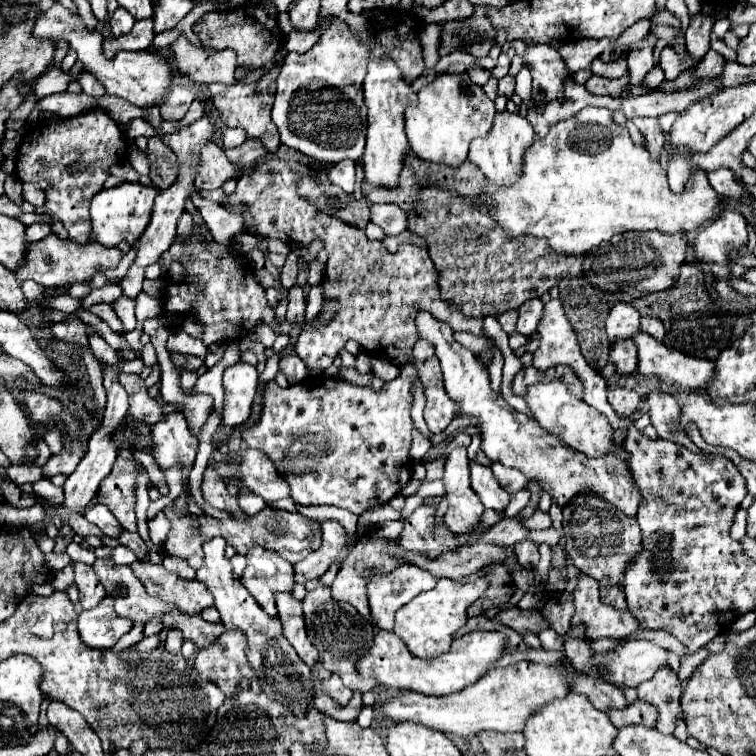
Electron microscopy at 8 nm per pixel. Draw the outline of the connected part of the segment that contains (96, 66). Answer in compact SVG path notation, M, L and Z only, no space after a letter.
M60 4L52 6L46 14L42 14L36 20L34 36L36 38L50 38L50 40L64 38L68 42L68 46L78 52L78 60L84 64L84 68L104 84L108 94L126 98L130 104L134 104L138 108L160 106L166 92L172 88L172 66L164 56L150 54L150 52L120 52L116 58L108 60L102 54L102 40L104 40L102 34L98 30L88 32L84 28L80 16L68 12Z

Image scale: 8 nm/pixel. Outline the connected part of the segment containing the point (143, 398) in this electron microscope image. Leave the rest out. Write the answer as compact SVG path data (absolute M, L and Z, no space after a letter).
M120 374L120 384L126 386L130 398L130 416L142 424L156 424L166 416L162 404L148 396L148 388L138 374Z

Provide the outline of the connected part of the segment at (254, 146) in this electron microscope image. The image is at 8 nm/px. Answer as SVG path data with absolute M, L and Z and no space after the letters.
M250 138L240 148L226 150L226 156L232 164L250 166L250 164L256 164L256 162L264 160L264 156L268 156L268 150L264 148L264 144L258 138Z

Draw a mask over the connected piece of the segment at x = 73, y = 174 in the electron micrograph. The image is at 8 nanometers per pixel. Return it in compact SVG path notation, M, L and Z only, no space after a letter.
M92 108L74 118L34 128L18 148L14 174L20 182L40 184L46 194L44 208L62 220L70 240L86 244L90 238L90 200L102 190L108 168L122 160L124 150L126 142L120 126L100 108Z

